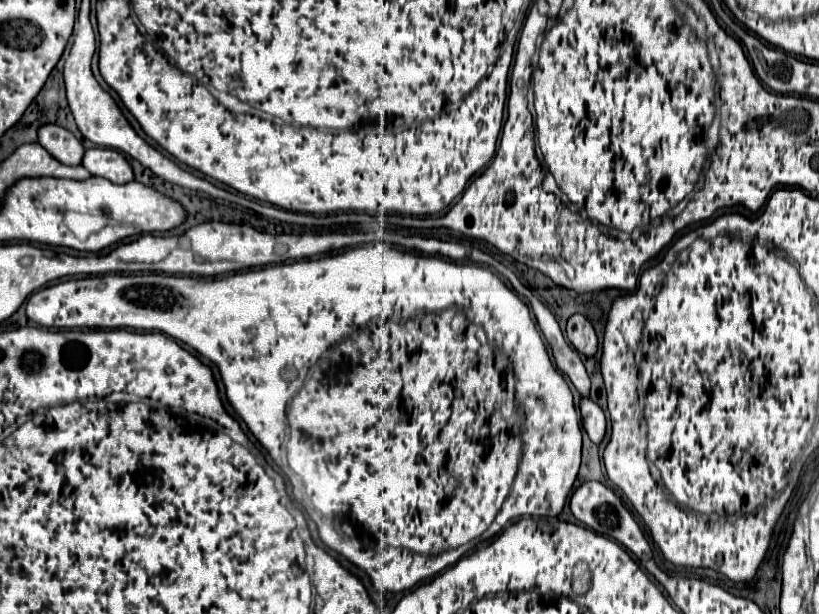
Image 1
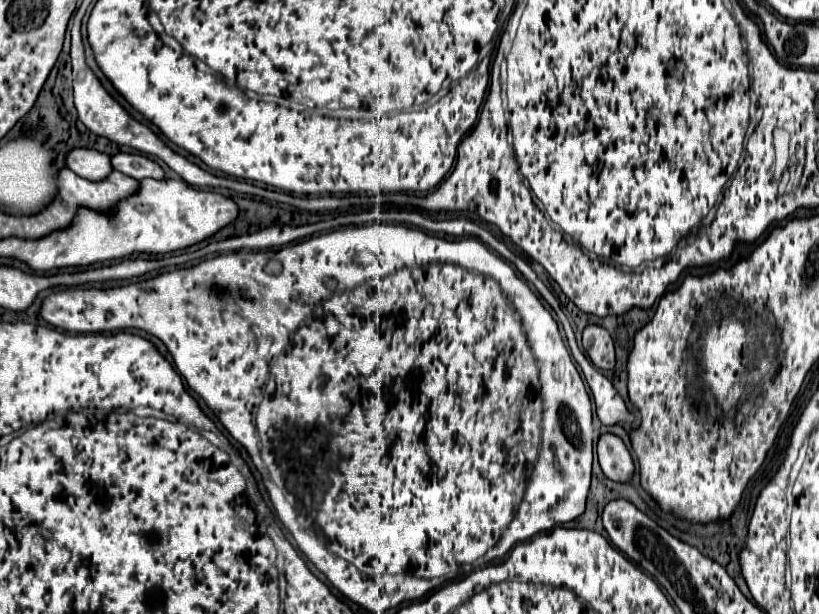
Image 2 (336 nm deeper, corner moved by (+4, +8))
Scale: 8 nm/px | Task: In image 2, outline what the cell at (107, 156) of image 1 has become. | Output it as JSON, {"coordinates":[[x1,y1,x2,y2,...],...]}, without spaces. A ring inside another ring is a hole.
{"coordinates":[[118,153,112,157,112,167,128,177,134,177,138,181,142,179,164,179,164,171,162,167,148,159,146,155,138,155,138,153]]}

